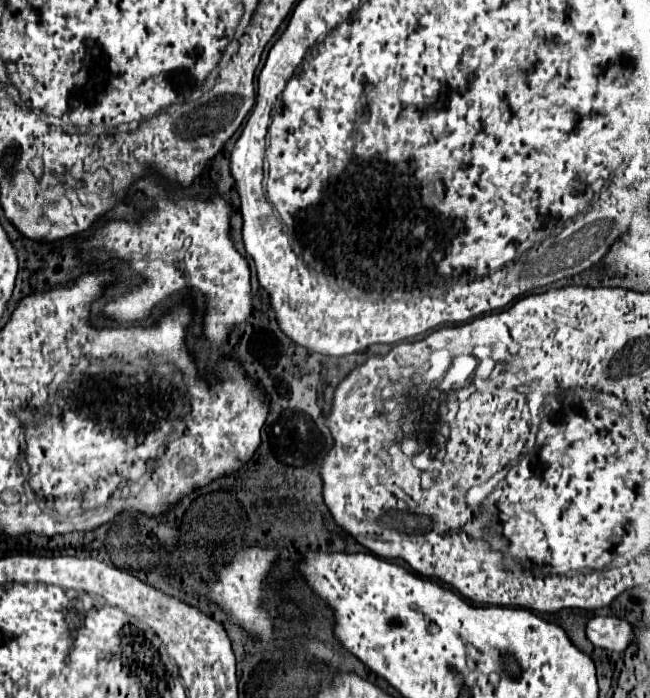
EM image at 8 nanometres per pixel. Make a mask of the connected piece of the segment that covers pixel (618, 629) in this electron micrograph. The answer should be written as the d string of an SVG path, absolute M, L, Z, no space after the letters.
M593 617L587 623L587 639L607 651L625 651L631 643L631 625L619 617Z

